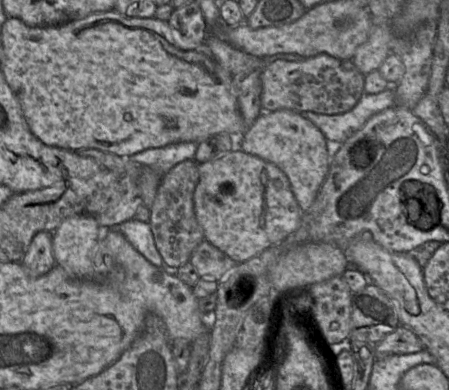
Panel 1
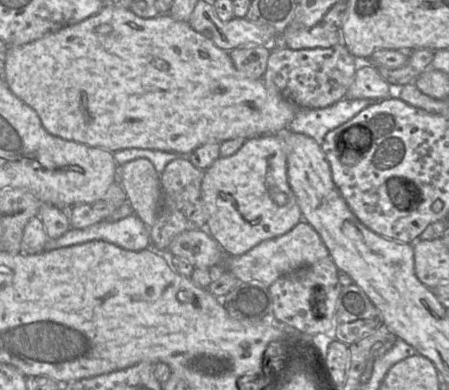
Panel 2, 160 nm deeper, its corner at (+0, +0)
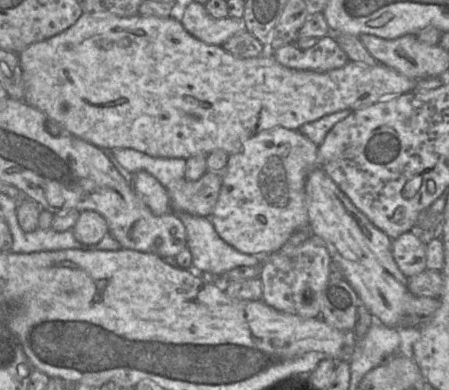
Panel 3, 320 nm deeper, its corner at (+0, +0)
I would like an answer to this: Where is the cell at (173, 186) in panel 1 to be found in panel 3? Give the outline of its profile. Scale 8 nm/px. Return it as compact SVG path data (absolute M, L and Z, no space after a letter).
M208 171L196 181L181 178L172 182L166 187L171 211L210 218L221 184L221 173Z

